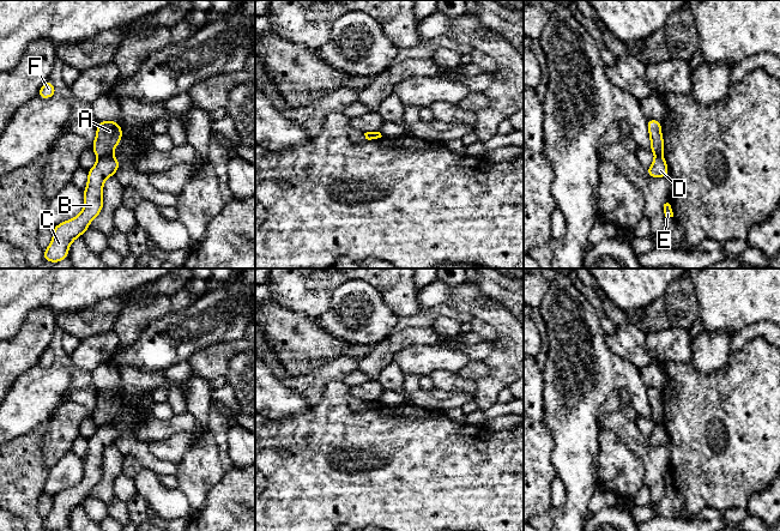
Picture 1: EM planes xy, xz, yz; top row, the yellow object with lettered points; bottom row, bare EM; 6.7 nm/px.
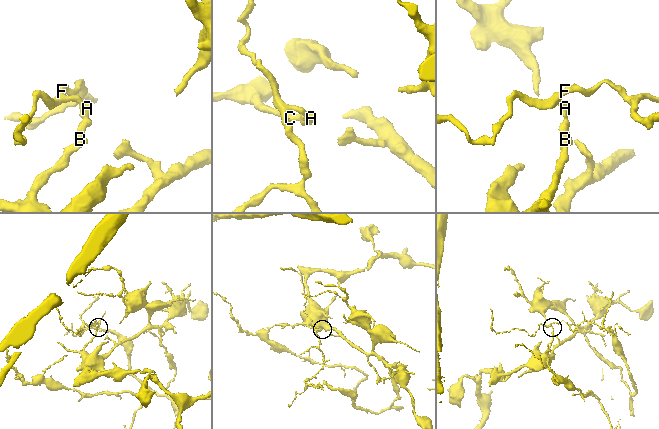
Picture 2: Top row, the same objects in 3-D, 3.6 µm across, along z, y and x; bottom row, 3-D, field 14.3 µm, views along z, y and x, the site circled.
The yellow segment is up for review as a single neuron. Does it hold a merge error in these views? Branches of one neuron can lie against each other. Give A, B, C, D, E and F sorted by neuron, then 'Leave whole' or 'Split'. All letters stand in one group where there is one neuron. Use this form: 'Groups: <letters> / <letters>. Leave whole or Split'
Groups: A F / B C D E. Split

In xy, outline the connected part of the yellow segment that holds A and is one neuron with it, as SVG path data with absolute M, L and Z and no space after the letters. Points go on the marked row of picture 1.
M98 121L92 151L96 156L113 155L117 144L122 140L122 129L116 121Z

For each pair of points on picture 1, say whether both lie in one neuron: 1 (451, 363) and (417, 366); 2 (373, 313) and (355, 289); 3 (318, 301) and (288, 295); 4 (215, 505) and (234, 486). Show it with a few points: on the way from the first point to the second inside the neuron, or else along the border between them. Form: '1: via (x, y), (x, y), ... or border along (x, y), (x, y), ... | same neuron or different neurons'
1: via (442, 363), (425, 363) | same neuron
2: via (367, 307), (355, 295) | same neuron
3: via (310, 295), (295, 295) | same neuron
4: via (219, 500), (229, 490) | same neuron

